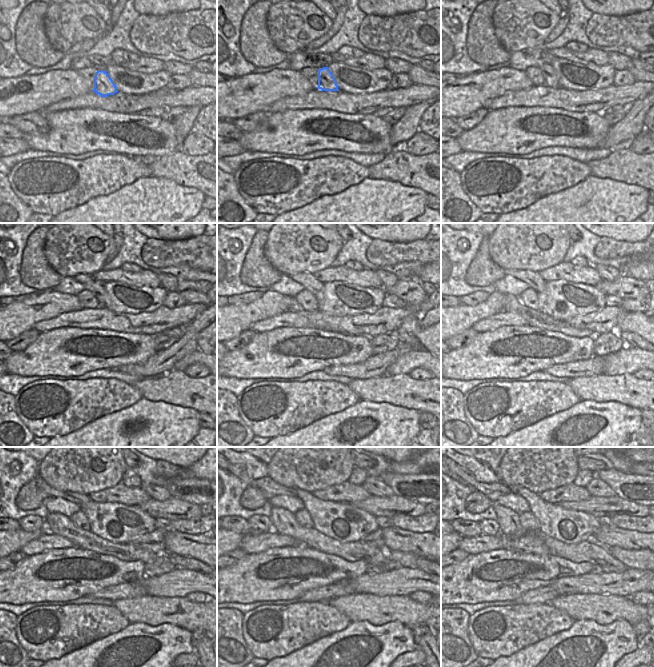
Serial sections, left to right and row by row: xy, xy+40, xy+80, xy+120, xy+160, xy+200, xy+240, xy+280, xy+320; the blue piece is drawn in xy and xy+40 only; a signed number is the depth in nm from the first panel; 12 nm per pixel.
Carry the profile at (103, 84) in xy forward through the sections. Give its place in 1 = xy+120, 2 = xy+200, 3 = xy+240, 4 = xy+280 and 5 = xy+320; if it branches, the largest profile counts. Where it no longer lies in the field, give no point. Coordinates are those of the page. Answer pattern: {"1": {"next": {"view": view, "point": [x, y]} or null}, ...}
{"1": {"next": {"view": "xy+120", "point": [96, 288]}}, "2": {"next": {"view": "xy+200", "point": [533, 279]}}, "3": {"next": {"view": "xy+240", "point": [79, 499]}}, "4": {"next": {"view": "xy+280", "point": [269, 488]}}, "5": {"next": {"view": "xy+320", "point": [493, 491]}}}

